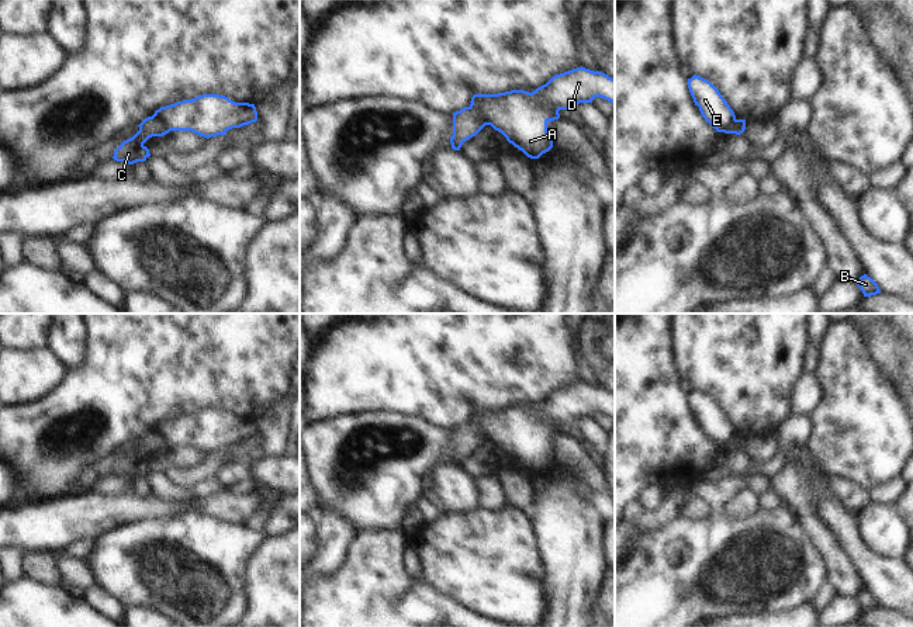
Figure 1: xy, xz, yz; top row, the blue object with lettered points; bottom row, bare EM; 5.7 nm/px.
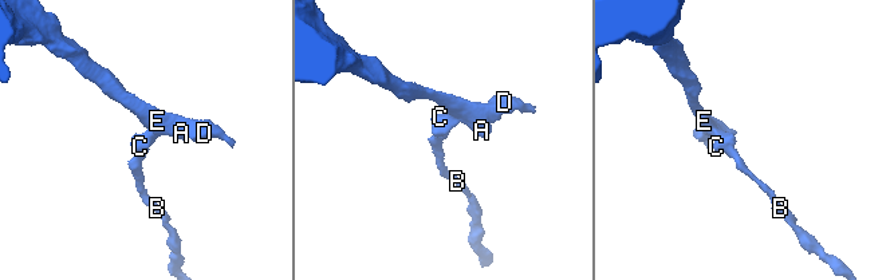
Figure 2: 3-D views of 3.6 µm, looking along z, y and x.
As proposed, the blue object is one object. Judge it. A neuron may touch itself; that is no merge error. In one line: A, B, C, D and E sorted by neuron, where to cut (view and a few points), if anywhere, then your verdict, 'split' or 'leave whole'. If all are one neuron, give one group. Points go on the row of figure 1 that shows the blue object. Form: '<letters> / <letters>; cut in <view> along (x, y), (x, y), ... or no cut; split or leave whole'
A D E / B C; cut in xz along (470, 106), (483, 114), (487, 124); split

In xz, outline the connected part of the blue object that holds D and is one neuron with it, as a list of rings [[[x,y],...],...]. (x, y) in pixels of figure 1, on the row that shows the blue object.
[[[581,66],[553,76],[532,93],[474,94],[470,107],[480,110],[485,124],[528,157],[539,159],[553,148],[547,124],[560,118],[558,111],[592,103],[595,97],[615,104],[615,79]]]

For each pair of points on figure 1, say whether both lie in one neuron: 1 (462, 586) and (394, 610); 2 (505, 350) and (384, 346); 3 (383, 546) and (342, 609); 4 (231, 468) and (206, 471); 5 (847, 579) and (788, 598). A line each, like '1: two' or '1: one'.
1: two
2: one
3: one
4: two
5: two

